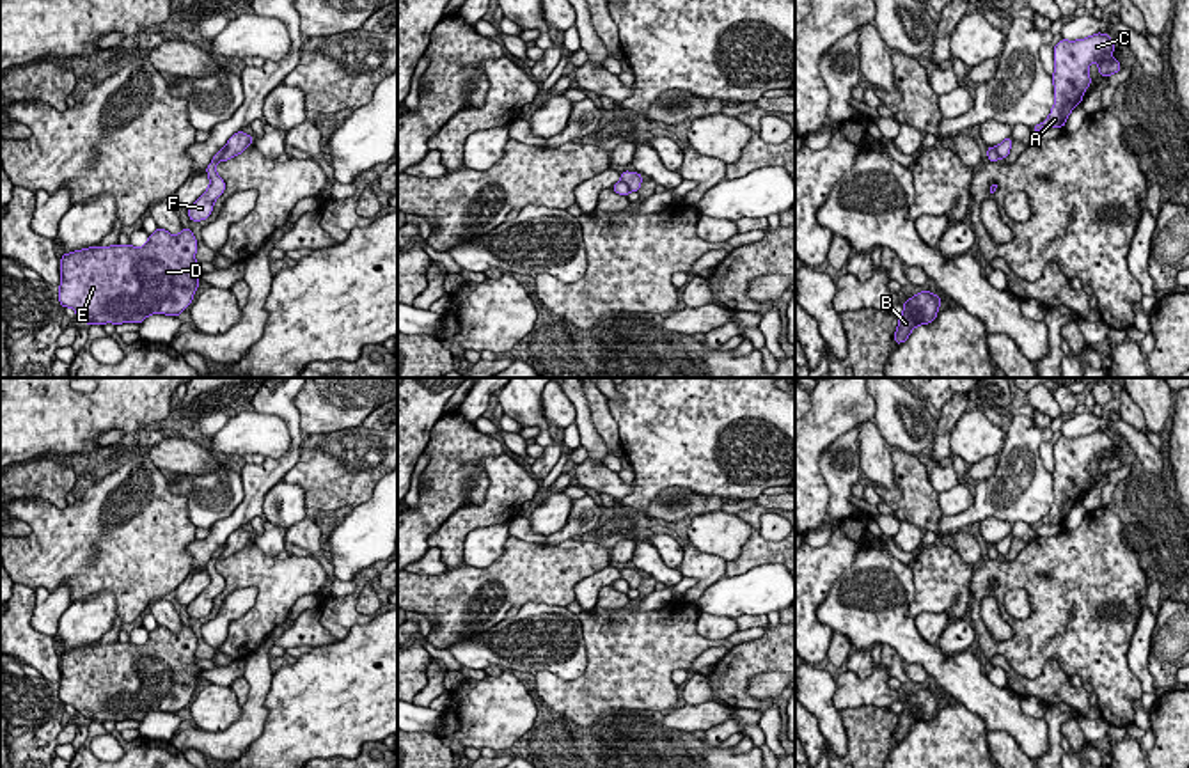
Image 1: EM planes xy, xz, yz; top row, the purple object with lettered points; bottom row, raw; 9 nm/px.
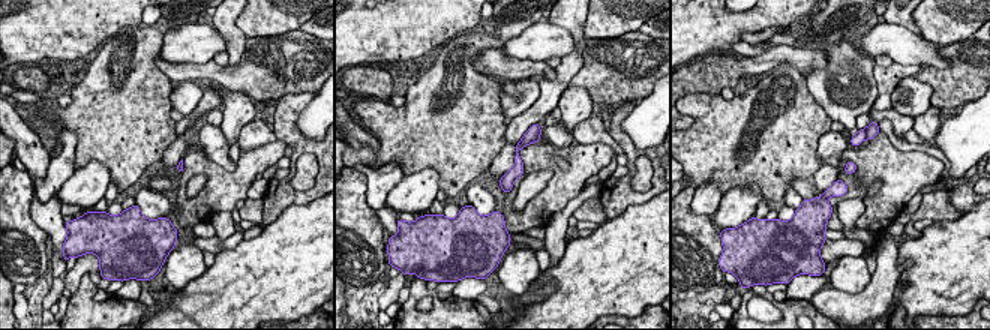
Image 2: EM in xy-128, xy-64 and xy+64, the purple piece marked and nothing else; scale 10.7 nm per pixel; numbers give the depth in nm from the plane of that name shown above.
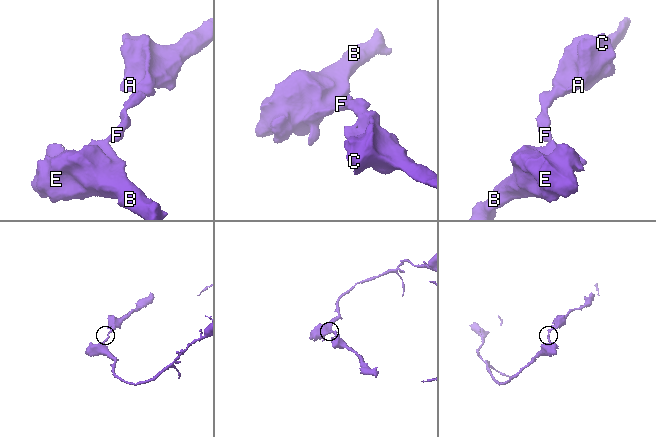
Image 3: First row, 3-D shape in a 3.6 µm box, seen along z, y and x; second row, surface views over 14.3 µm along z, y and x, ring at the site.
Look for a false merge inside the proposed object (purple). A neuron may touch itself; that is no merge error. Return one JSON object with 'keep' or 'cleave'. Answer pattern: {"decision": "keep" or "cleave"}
{"decision": "cleave"}

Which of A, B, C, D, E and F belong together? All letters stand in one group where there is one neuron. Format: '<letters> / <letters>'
A C / B D E F

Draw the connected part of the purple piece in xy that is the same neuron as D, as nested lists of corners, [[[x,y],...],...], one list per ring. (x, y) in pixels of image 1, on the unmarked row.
[[[165,626],[149,631],[142,646],[131,642],[91,644],[60,654],[59,699],[71,704],[85,722],[137,720],[149,711],[179,713],[199,685],[197,637],[190,626],[172,633]]]

